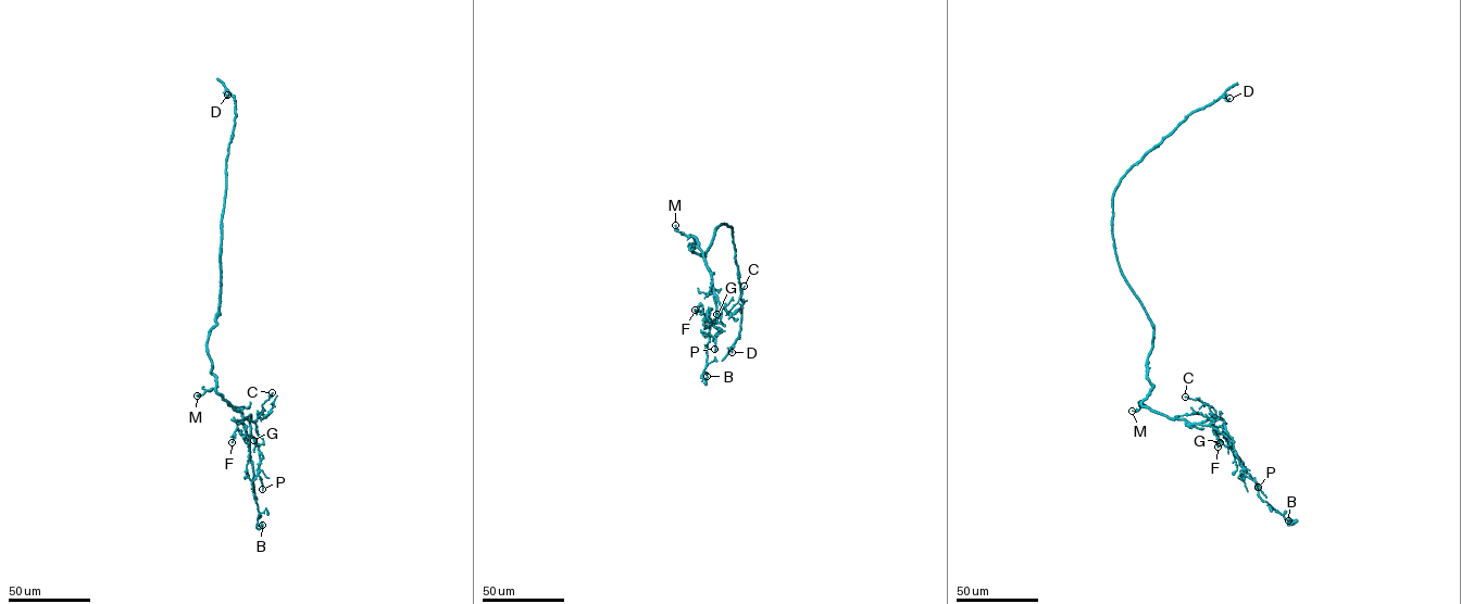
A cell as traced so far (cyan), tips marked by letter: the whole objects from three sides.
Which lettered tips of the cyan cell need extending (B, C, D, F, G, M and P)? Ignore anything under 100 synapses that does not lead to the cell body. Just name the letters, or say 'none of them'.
none of them

